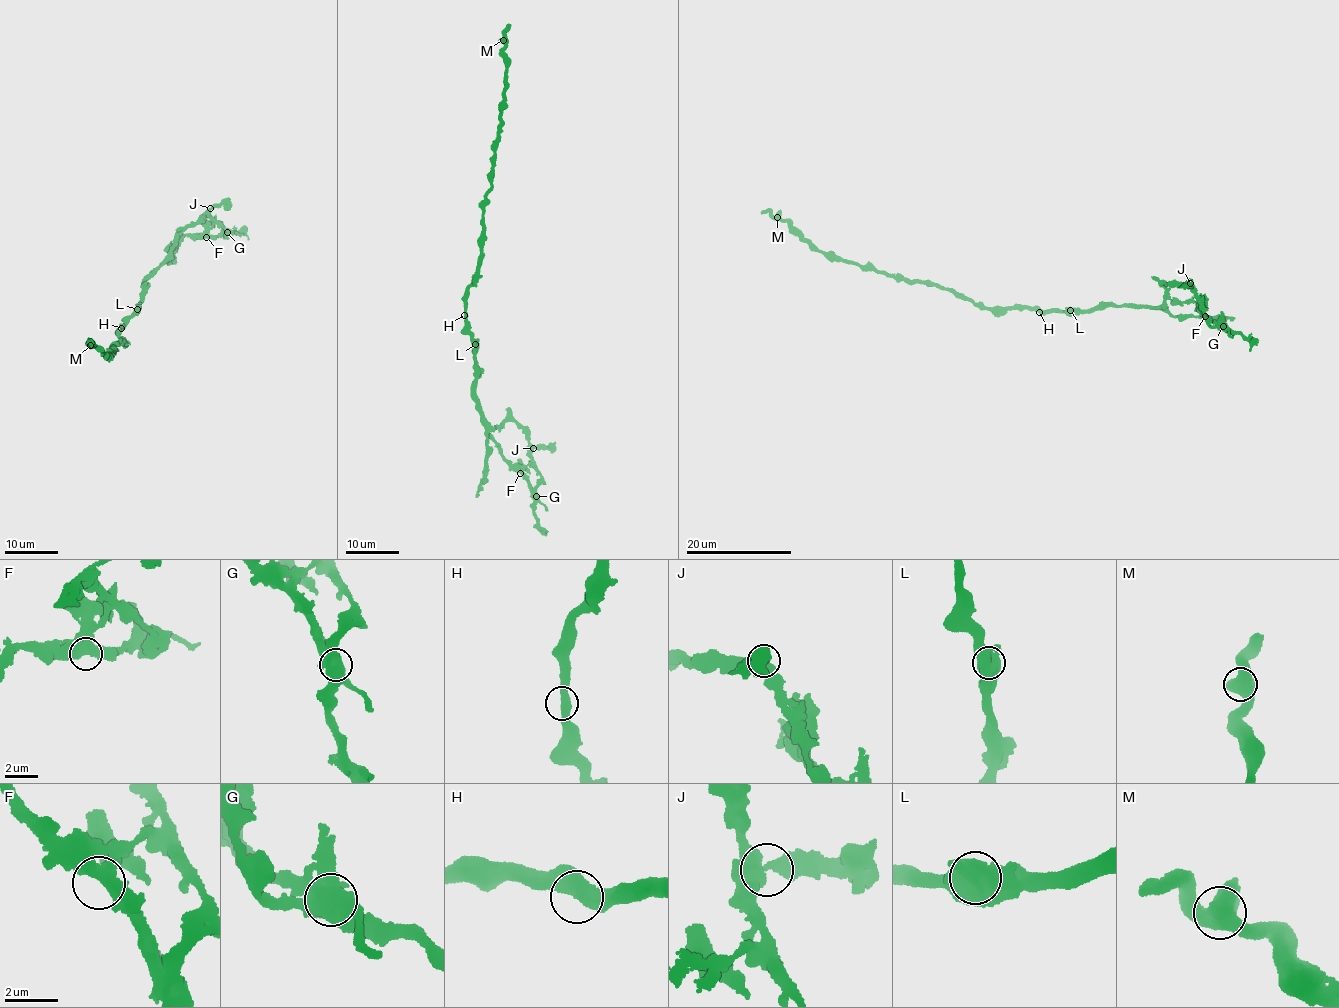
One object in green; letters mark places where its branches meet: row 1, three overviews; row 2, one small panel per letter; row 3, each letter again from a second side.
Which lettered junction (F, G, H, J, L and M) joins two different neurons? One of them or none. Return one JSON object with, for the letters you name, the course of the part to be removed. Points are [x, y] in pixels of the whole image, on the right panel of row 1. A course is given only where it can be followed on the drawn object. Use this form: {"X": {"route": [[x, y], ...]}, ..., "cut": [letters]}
{"G": {"route": [[1223, 326], [1211, 322], [1195, 303], [1171, 300]]}, "cut": ["G"]}

